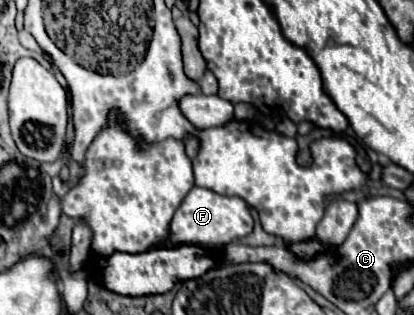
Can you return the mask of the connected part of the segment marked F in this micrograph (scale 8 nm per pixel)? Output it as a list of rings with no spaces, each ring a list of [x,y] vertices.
[[[193,187],[187,197],[183,199],[181,207],[177,209],[171,221],[171,239],[165,245],[179,245],[179,243],[193,243],[203,247],[217,247],[239,241],[253,231],[253,217],[249,213],[247,203],[241,197],[227,197],[219,195],[211,189]]]

